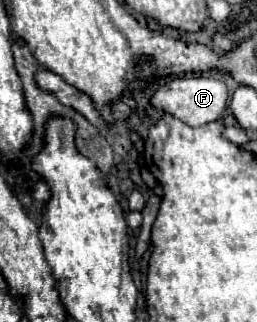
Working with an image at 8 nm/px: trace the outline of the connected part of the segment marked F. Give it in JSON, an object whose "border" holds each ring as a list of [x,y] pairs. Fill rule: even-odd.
{"border":[[[209,76],[173,78],[165,86],[157,88],[157,92],[151,96],[149,102],[153,108],[163,110],[163,112],[183,120],[189,126],[203,126],[207,122],[215,122],[221,118],[221,112],[227,106],[227,86],[221,80],[215,80]]]}

